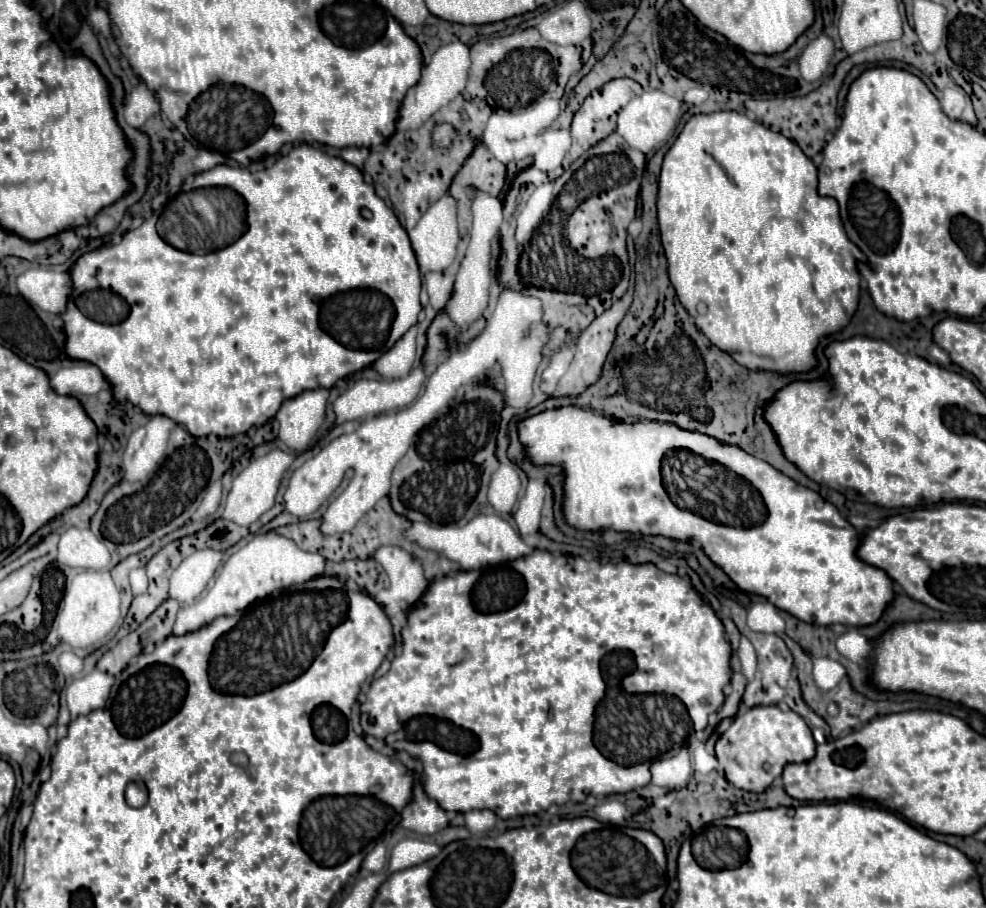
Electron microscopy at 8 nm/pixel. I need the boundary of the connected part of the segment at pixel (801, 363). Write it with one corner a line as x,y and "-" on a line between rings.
713,112
713,114
697,114
693,116
675,144
665,154
661,176
659,176
659,230
661,230
661,244
665,248
665,256
669,262
669,278
677,292
679,302
683,308
693,316
695,326
723,352
731,354
735,362
749,370
771,370
777,374
801,374
809,372
817,366
815,350
821,338
843,330
849,320
853,318
857,304
859,304
859,282
861,274
857,270
857,262
863,262
863,252
847,238
839,208
835,198
821,196
817,192
817,168
815,164
799,150
799,146
789,146
789,142
783,134
771,132
767,126
757,124
749,120
745,114
739,112

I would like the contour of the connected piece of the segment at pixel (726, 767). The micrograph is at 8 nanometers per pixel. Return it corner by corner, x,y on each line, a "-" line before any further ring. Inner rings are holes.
757,706
733,720
729,730
717,740
715,752
725,778
733,786
747,792
765,792
783,774
785,764
807,762
815,756
815,740
811,728
793,710

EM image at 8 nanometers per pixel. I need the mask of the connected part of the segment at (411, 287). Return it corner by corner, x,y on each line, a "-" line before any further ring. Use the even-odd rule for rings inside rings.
309,144
294,146
289,154
279,156
271,168
265,168
265,170
255,172
255,174
245,170
245,168
231,168
229,165
221,164
210,170
205,170
205,172
199,172
193,178
193,182
182,186
182,190
190,191
211,186
229,186
229,188
237,190
247,200
249,228
237,242
233,242
231,246
217,250
217,252
203,254
203,258
199,258
197,254
175,250
173,246
167,246
167,242
163,242
163,238
157,234
158,220
157,216
153,216
151,220
145,220
139,228
129,230
119,244
103,246
99,250
83,254
71,270
72,297
79,297
88,290
95,290
95,288
113,290
129,302
129,306
131,306
129,318
123,324
115,324
115,326
97,324
81,314
81,310
75,306
73,299
69,300
67,310
61,314
61,318
65,322
65,334
67,334
67,356
75,358
75,360
87,360
87,362
99,366
101,372
105,374
105,378
111,382
113,394
117,400
127,398
131,404
139,406
145,414
169,416
171,420
181,424
185,430
189,430
193,436
207,436
207,434
235,436
239,432
247,432
251,426
261,426
267,420
271,420
277,414
283,400
293,398
295,394
301,394
303,390
333,388
333,384
339,378
347,378
355,370
359,370
359,368
363,370
363,368
371,366
381,354
385,354
385,351
390,349
417,322
417,314
421,312
421,272
405,228
401,226
401,222
393,214
393,210
385,204
385,200
377,196
375,186
373,184
369,186
365,182
359,168
355,168
353,164
349,164
341,158
329,156
318,146
-
361,208
369,208
373,212
373,218
371,220
361,218
361,214
359,214
-
321,328
327,332
333,332
335,338
331,338

